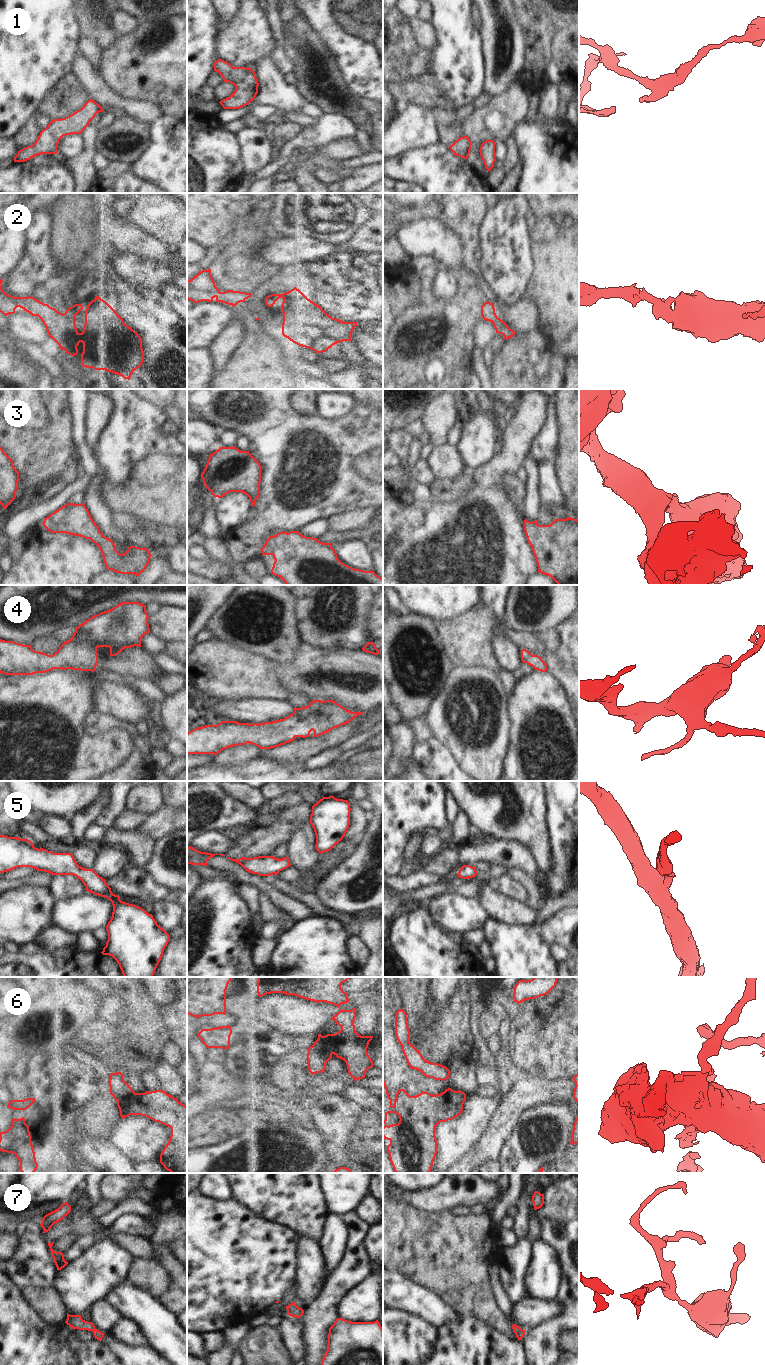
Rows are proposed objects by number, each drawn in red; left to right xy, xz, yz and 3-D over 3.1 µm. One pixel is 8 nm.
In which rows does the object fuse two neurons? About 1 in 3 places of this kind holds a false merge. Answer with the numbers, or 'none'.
6

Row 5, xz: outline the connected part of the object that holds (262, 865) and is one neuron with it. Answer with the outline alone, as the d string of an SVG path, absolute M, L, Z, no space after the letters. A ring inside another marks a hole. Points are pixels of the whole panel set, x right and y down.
M273 856L242 857L239 859L227 858L240 864L246 871L259 876L277 875L280 871L291 866L288 856L282 859Z

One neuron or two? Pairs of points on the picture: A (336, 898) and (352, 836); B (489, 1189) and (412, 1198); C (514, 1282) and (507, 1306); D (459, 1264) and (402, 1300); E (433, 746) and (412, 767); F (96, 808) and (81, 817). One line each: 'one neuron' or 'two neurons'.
A: two neurons
B: one neuron
C: two neurons
D: two neurons
E: two neurons
F: one neuron

